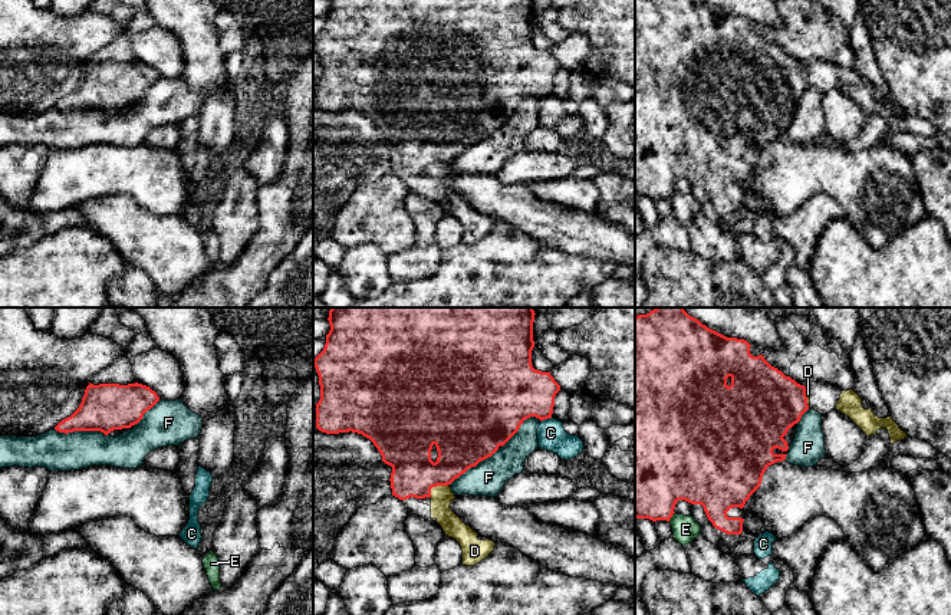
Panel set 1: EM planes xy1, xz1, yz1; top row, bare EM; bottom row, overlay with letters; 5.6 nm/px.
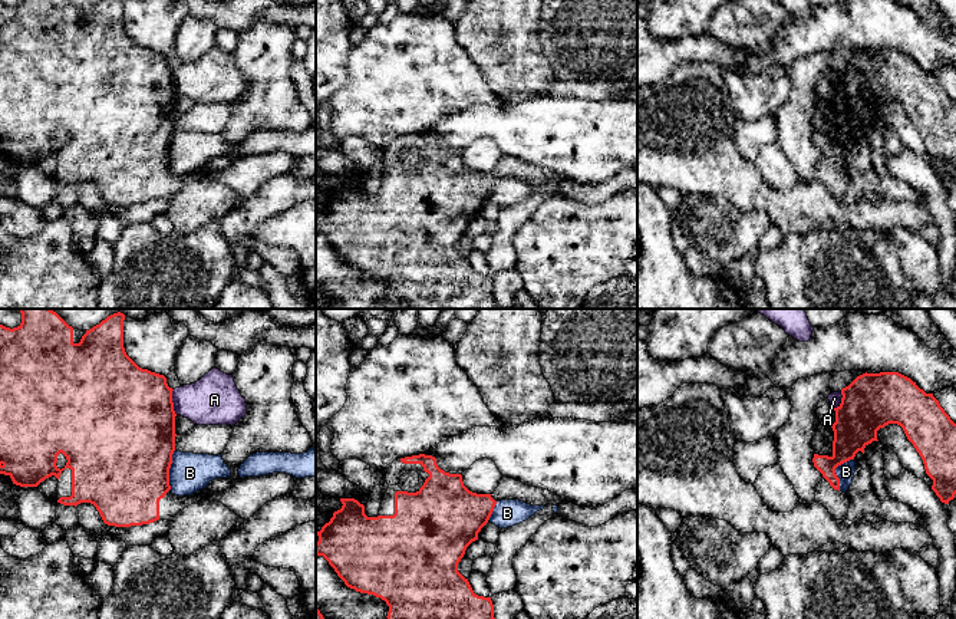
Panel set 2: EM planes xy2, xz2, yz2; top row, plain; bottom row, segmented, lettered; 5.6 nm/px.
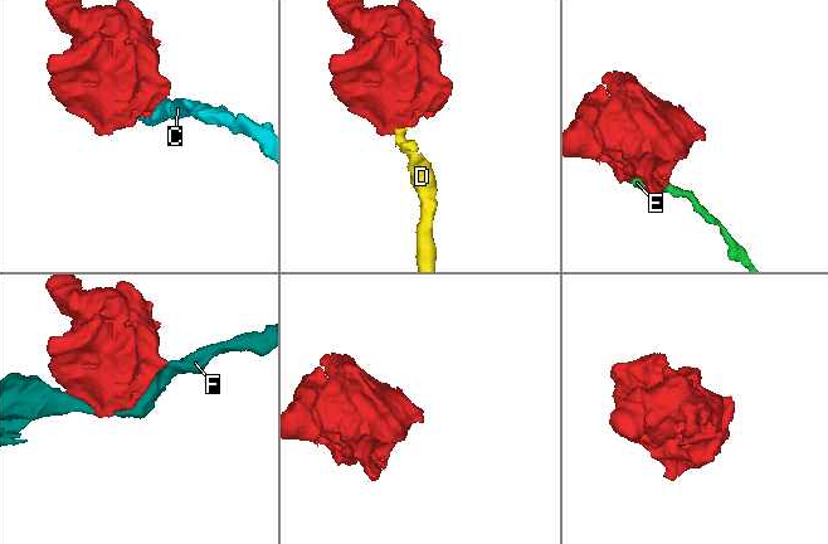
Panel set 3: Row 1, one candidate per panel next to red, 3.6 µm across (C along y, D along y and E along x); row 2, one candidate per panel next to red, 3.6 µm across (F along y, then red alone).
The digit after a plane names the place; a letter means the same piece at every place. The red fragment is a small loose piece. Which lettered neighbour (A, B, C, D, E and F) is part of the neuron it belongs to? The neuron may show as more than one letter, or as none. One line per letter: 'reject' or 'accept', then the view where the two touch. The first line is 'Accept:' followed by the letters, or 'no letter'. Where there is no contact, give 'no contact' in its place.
Accept: D
A: reject; meets red in xy2
B: reject; meets red in xy2
C: reject; meets red in xz1
D: accept; meets red in xz1
E: reject; meets red in yz1
F: reject; meets red in xy1

